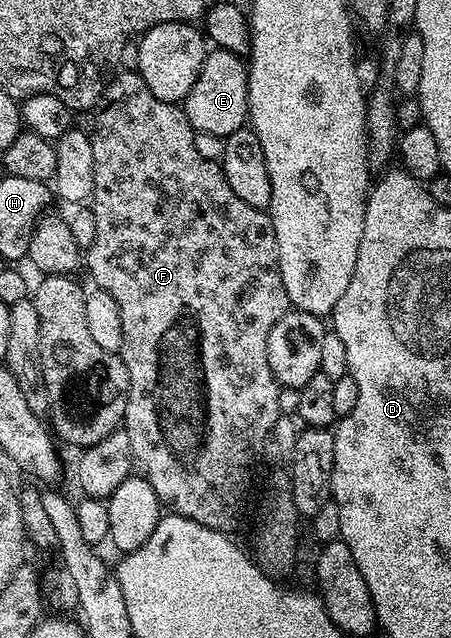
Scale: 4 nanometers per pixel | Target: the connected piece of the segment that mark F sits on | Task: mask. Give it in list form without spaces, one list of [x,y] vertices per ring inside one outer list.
[[[121,71],[110,78],[93,117],[91,138],[95,181],[91,209],[95,213],[95,241],[84,252],[83,263],[86,268],[89,266],[92,286],[111,293],[119,304],[119,318],[123,321],[123,345],[119,354],[127,365],[129,378],[123,430],[127,437],[131,437],[131,453],[136,466],[172,514],[187,517],[197,525],[229,533],[241,515],[241,506],[249,491],[249,470],[257,459],[257,450],[264,445],[265,439],[267,443],[272,436],[279,423],[277,414],[281,411],[282,392],[271,373],[271,365],[267,365],[267,337],[271,337],[275,321],[291,310],[291,304],[279,273],[279,245],[275,241],[273,222],[269,219],[268,210],[252,207],[247,205],[247,201],[239,201],[239,197],[235,197],[231,185],[227,185],[227,177],[221,172],[220,162],[213,160],[212,163],[197,148],[198,136],[187,121],[184,110],[176,103],[155,97],[136,71]]]

